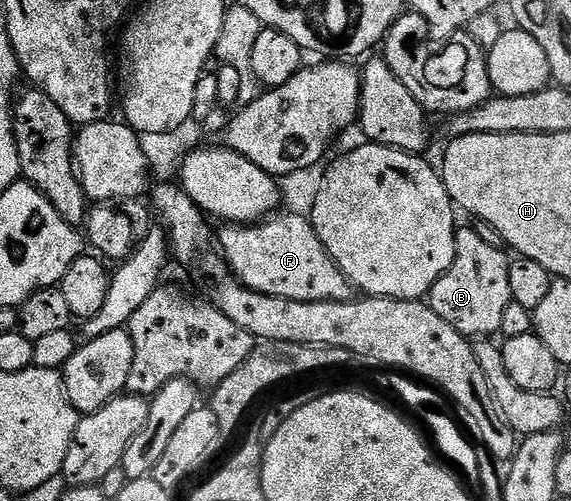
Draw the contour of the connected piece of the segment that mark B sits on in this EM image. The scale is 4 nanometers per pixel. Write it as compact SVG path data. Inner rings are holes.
M472 228L459 229L455 233L454 244L452 264L448 268L448 272L444 272L444 276L440 276L440 280L436 280L436 284L428 295L428 304L434 309L436 316L440 316L440 320L448 320L448 324L452 324L452 328L456 328L456 332L460 332L465 338L489 339L494 336L490 334L497 335L499 333L504 317L504 308L508 308L508 304L511 302L508 288L510 258L506 250L492 248L485 240L480 240L480 236L476 236L476 232Z

